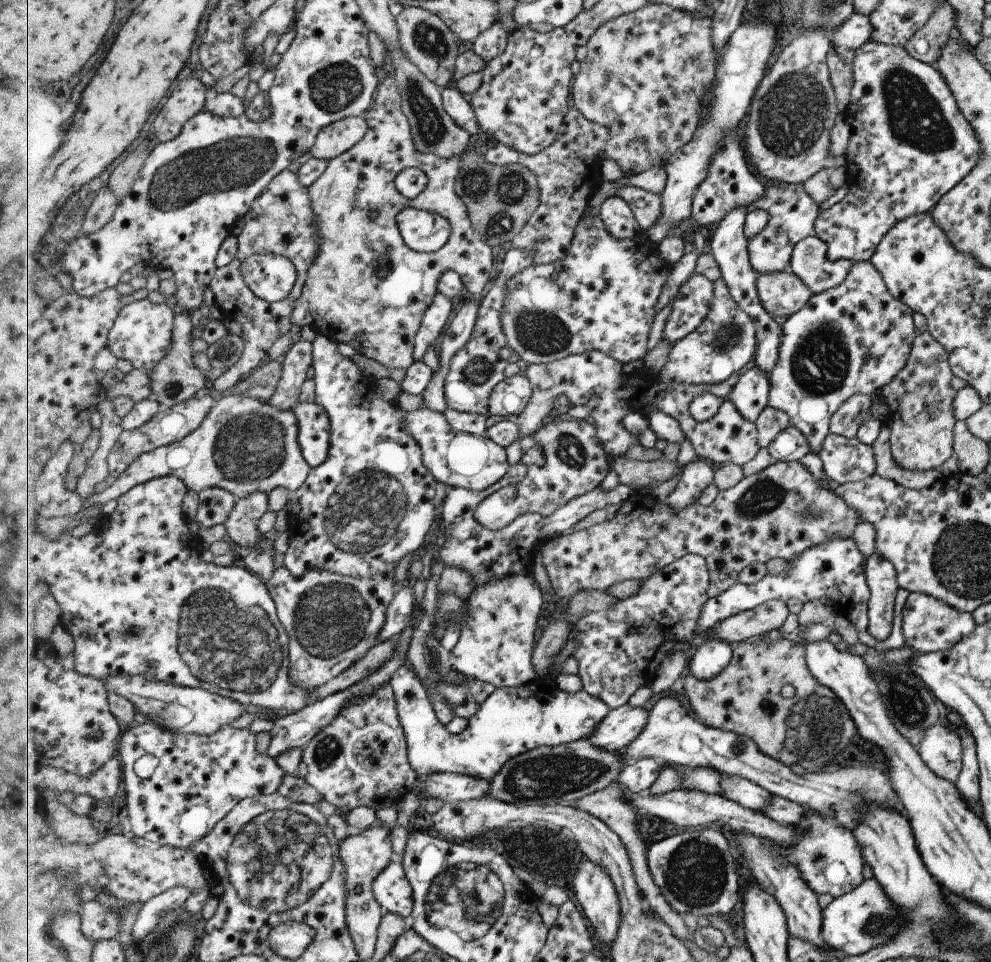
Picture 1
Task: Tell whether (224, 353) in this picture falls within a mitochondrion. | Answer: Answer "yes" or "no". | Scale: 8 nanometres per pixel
yes

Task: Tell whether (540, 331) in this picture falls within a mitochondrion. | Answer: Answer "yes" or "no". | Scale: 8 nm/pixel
yes

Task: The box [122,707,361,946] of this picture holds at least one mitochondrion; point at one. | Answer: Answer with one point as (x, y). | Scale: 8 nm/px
(266, 840)

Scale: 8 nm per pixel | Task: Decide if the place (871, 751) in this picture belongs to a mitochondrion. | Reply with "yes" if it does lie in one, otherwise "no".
no

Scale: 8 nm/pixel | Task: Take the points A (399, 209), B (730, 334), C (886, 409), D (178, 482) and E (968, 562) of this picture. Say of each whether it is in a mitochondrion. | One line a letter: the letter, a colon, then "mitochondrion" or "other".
A: other
B: mitochondrion
C: other
D: other
E: mitochondrion

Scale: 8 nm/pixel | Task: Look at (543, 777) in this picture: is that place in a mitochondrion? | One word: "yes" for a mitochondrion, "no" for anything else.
yes

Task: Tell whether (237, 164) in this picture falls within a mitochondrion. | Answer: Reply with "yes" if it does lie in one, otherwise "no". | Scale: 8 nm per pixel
yes

